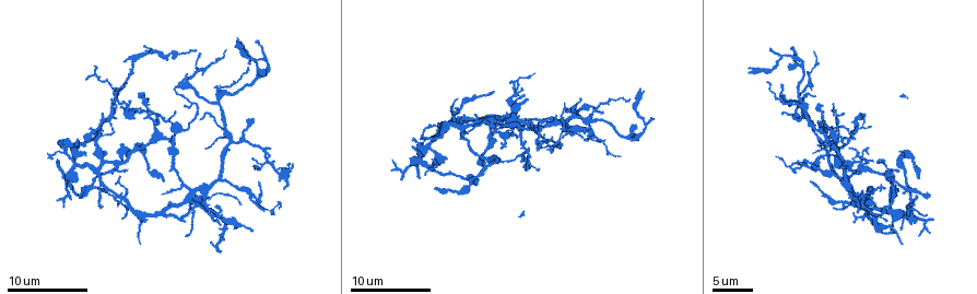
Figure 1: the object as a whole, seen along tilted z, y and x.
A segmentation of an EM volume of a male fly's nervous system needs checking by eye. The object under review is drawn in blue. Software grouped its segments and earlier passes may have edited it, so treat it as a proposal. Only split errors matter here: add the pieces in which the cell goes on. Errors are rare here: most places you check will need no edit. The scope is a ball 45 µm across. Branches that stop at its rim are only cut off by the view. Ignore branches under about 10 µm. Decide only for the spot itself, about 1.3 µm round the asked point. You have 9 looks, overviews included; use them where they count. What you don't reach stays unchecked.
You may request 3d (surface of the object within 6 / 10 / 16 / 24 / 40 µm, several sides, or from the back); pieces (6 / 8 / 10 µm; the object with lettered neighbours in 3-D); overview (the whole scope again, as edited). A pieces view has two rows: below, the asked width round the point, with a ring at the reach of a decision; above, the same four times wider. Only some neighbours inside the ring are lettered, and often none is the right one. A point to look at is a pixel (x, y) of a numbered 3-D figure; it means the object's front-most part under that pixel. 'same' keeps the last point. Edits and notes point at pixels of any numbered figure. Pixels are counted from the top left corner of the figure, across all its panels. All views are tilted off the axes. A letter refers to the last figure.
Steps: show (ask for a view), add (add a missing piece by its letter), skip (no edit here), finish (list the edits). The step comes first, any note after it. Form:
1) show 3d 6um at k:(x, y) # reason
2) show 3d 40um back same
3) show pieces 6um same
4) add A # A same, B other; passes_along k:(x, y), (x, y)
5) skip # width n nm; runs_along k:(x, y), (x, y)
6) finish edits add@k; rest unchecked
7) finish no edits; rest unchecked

show pieces 6um at 1:(237, 36) # thin end

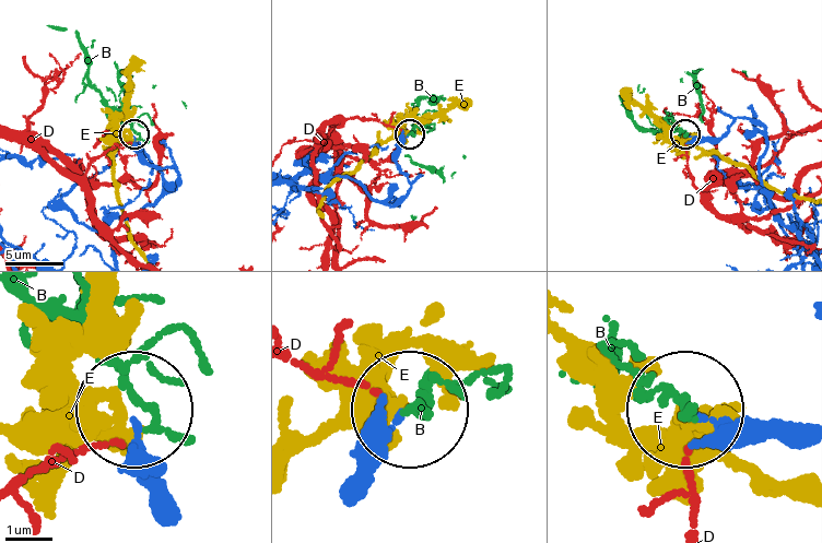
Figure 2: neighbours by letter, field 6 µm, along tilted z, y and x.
skip # B other, D other, E other; runs_along 2:(160, 497), (133, 473), (129, 421); no lettered piece goes on from it

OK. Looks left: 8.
show pieces 10um at 1:(172, 139) # branch stops here

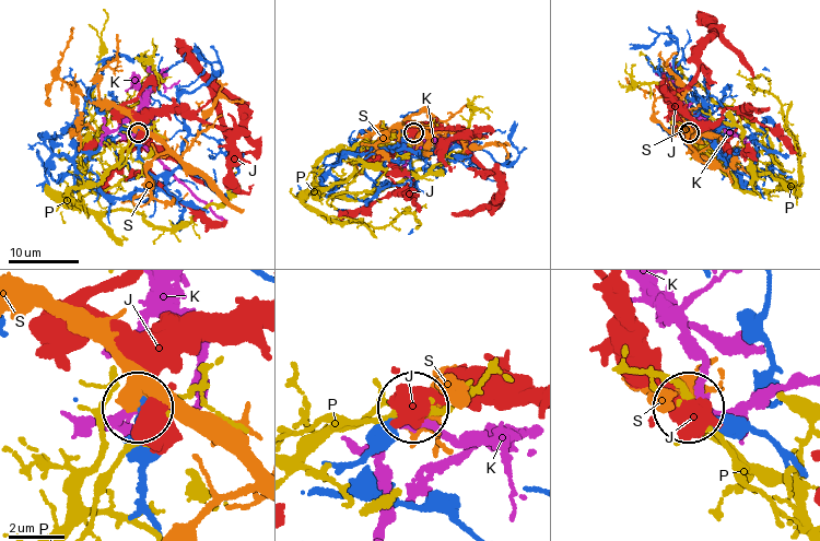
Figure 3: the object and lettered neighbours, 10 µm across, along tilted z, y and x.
skip # width 200 nm; J other, K other, P other, S other; runs_along 3:(160, 527), (142, 494), (142, 467), (132, 447), (138, 409); no lettered piece goes on from it

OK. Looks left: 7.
show pieces 10um at 1:(495, 116) # branch stops here

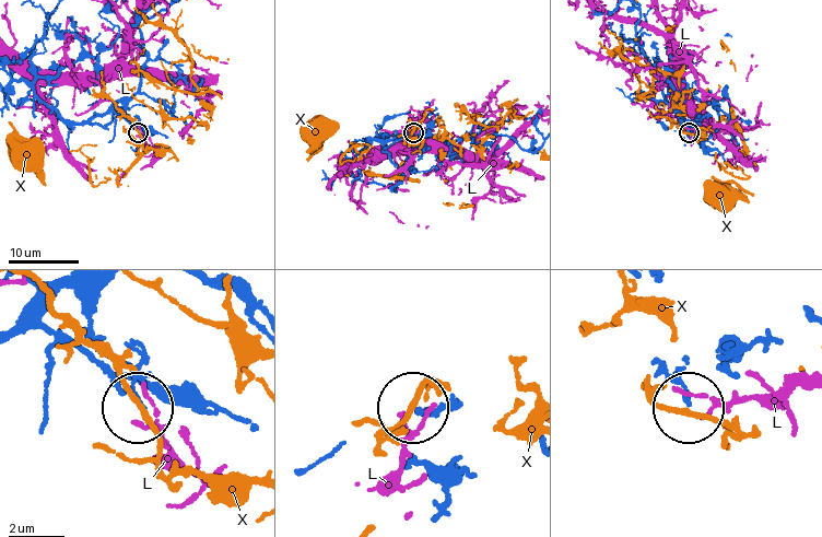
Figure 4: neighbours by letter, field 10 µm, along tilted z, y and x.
skip # L other, X other; runs_along 4:(87, 119), (110, 111), (119, 102), (138, 131); none of them fits

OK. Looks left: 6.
show pieces 6um at 1:(102, 114)

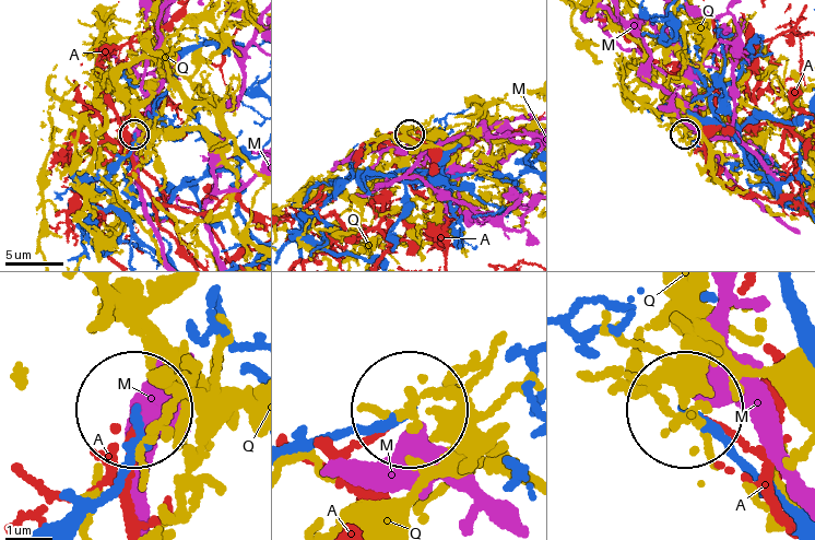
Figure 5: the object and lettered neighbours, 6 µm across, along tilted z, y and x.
skip # width 190 nm; A other, M other, Q other; runs_along 5:(78, 527), (126, 478), (134, 415); no lettered piece goes on from it

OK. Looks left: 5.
finish no edits; rest unchecked

